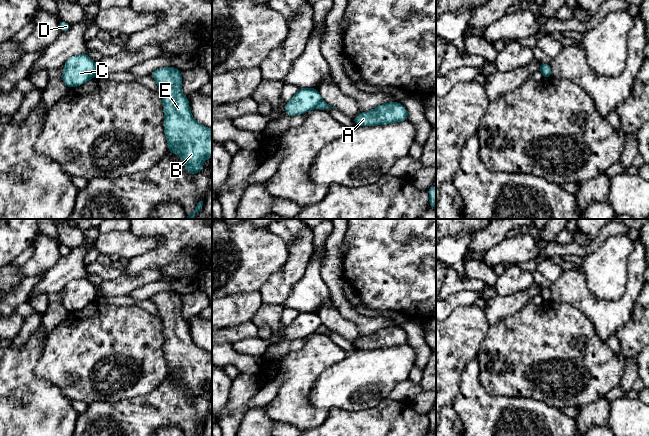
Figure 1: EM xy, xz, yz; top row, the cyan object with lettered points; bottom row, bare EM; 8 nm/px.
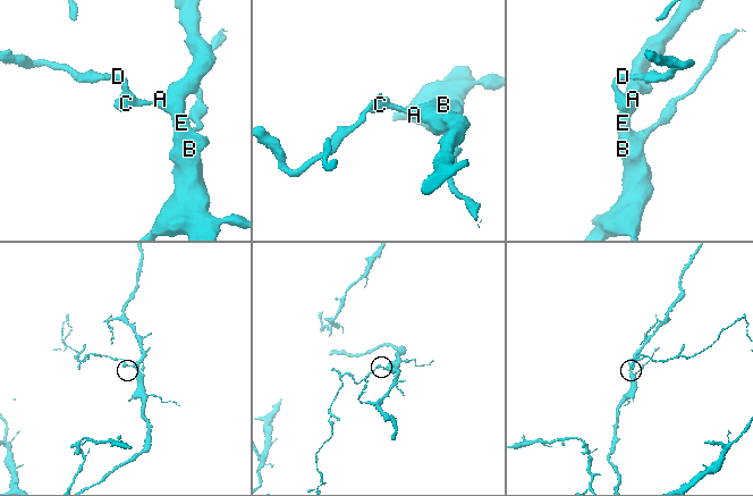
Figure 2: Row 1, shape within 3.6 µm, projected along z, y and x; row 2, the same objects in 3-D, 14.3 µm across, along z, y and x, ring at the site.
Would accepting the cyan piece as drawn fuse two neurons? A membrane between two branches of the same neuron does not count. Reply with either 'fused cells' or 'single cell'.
fused cells

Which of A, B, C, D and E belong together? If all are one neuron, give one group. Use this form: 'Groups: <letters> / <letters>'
Groups: A B E / C D

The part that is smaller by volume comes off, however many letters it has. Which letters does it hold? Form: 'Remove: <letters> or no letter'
Remove: C, D

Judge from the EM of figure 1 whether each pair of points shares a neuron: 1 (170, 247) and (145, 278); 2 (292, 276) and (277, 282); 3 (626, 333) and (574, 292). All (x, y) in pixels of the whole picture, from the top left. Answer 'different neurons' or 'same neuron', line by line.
1: different neurons
2: same neuron
3: different neurons

